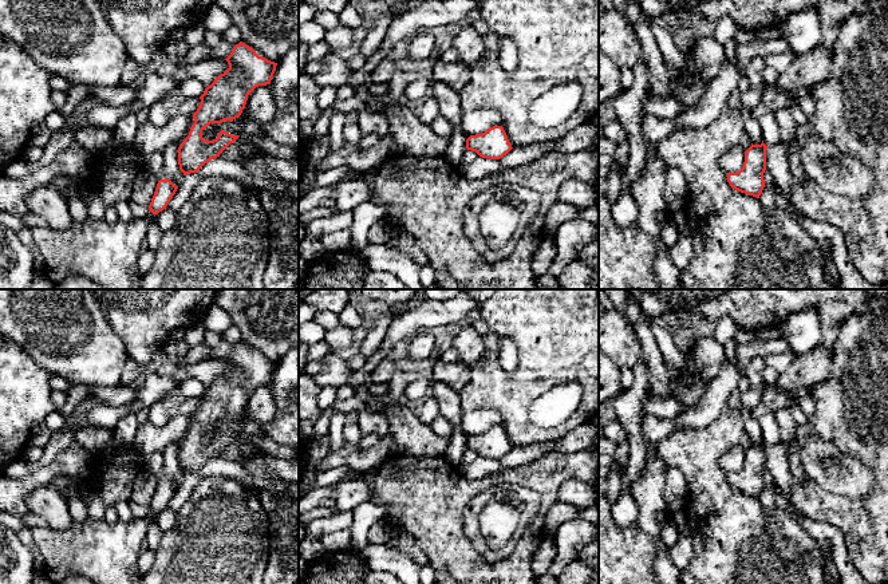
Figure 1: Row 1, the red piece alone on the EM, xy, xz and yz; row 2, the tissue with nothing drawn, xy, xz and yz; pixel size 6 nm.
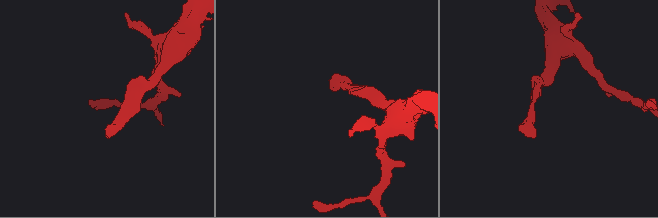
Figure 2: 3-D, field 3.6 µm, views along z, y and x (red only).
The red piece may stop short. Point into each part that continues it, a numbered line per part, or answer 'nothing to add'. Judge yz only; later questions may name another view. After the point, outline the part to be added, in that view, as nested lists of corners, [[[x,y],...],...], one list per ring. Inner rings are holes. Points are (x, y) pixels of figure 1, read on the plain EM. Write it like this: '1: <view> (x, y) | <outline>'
nothing to add

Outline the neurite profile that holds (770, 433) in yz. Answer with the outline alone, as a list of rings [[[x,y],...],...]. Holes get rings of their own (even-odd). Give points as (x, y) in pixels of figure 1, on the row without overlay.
[[[765,414],[759,418],[762,439],[766,446],[781,442],[781,433],[774,414]]]

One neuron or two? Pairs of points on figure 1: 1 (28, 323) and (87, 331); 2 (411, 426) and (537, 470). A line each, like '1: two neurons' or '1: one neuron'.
1: one neuron
2: two neurons

